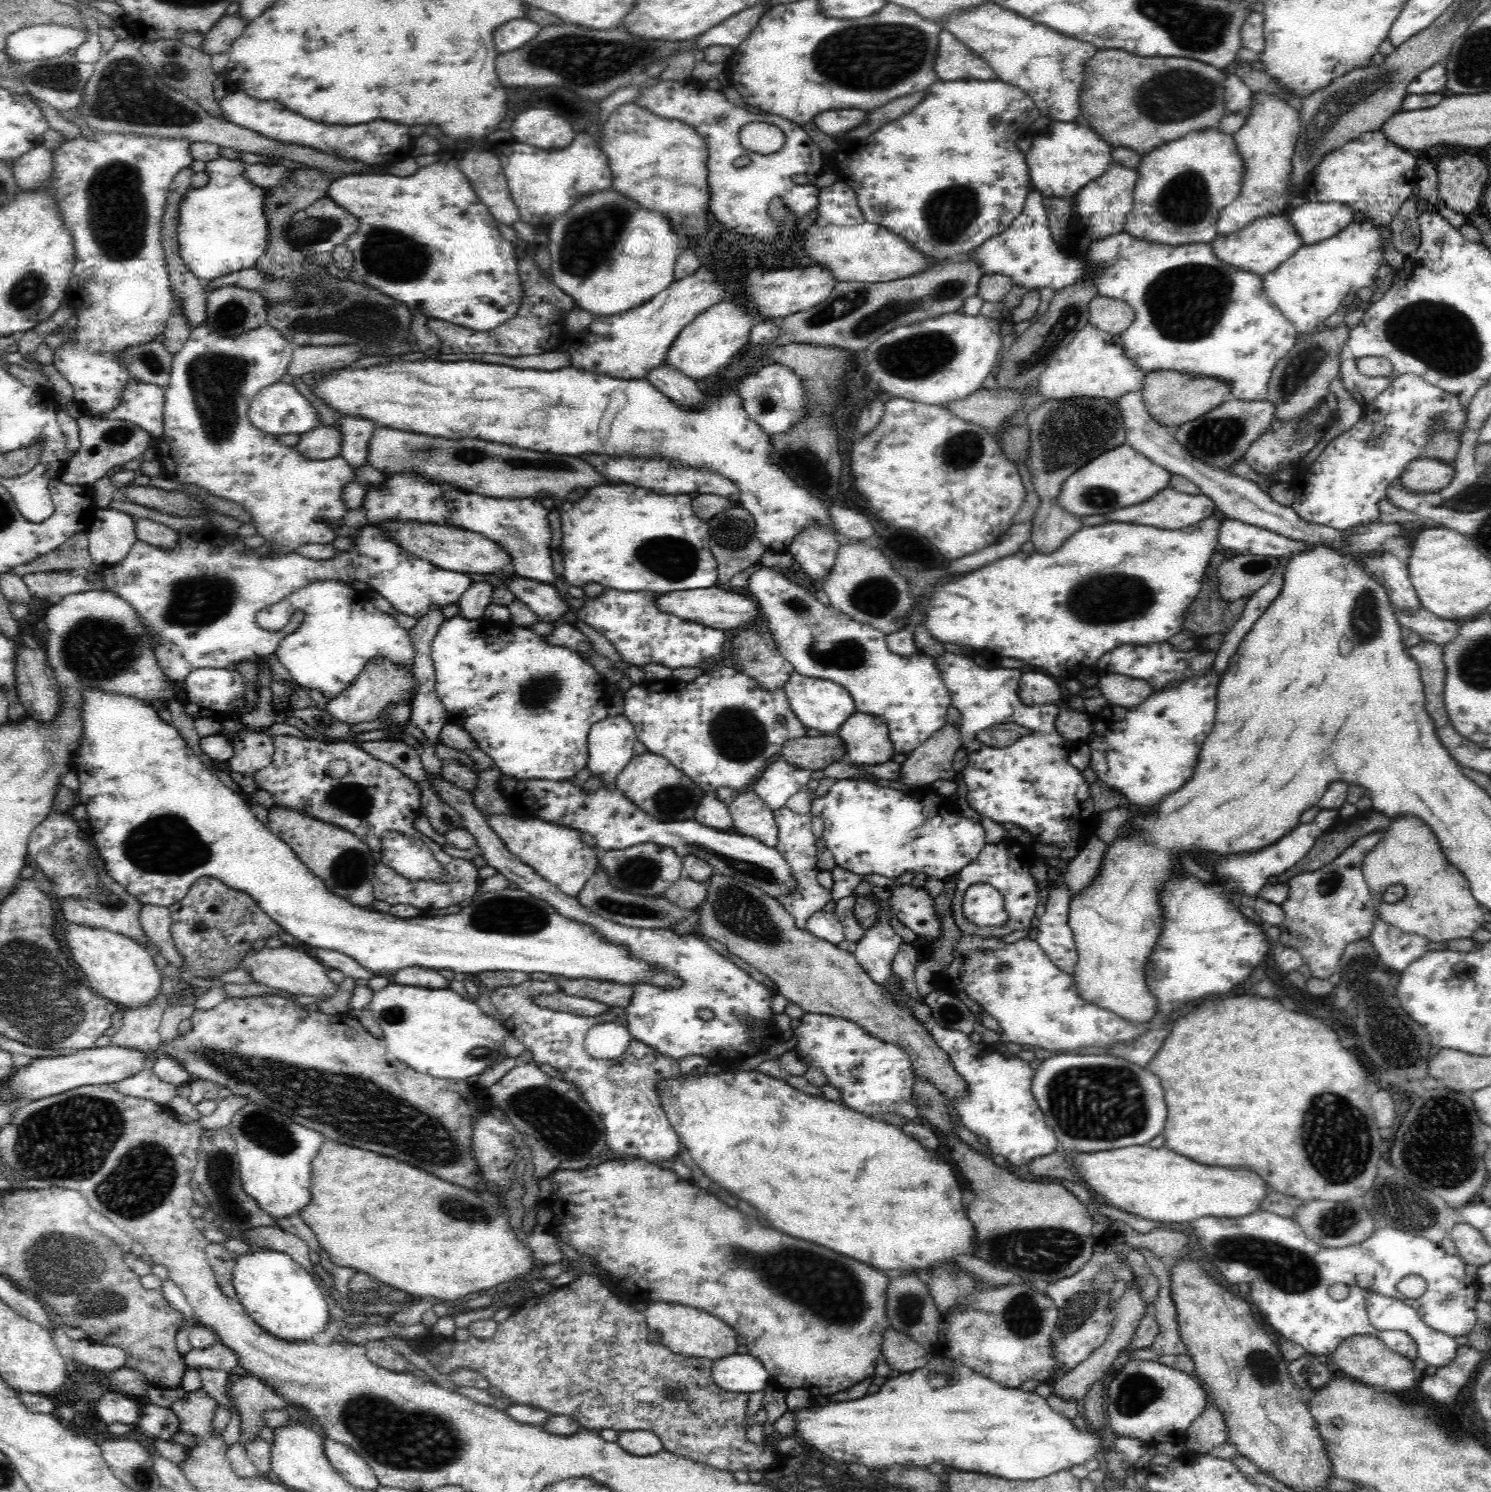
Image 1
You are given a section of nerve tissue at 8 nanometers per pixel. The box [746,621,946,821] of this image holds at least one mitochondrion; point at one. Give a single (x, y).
(846, 653)

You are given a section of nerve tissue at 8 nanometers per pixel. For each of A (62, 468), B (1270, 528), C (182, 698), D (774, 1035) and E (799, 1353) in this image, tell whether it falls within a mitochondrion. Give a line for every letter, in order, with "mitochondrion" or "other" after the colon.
A: other
B: other
C: other
D: other
E: other

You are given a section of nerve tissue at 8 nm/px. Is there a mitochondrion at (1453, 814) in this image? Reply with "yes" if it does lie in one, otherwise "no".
no

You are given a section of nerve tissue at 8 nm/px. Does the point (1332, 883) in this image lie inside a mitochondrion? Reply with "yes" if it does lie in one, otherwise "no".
no

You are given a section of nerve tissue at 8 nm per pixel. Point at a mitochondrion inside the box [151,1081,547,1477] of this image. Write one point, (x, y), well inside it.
(417, 1438)

